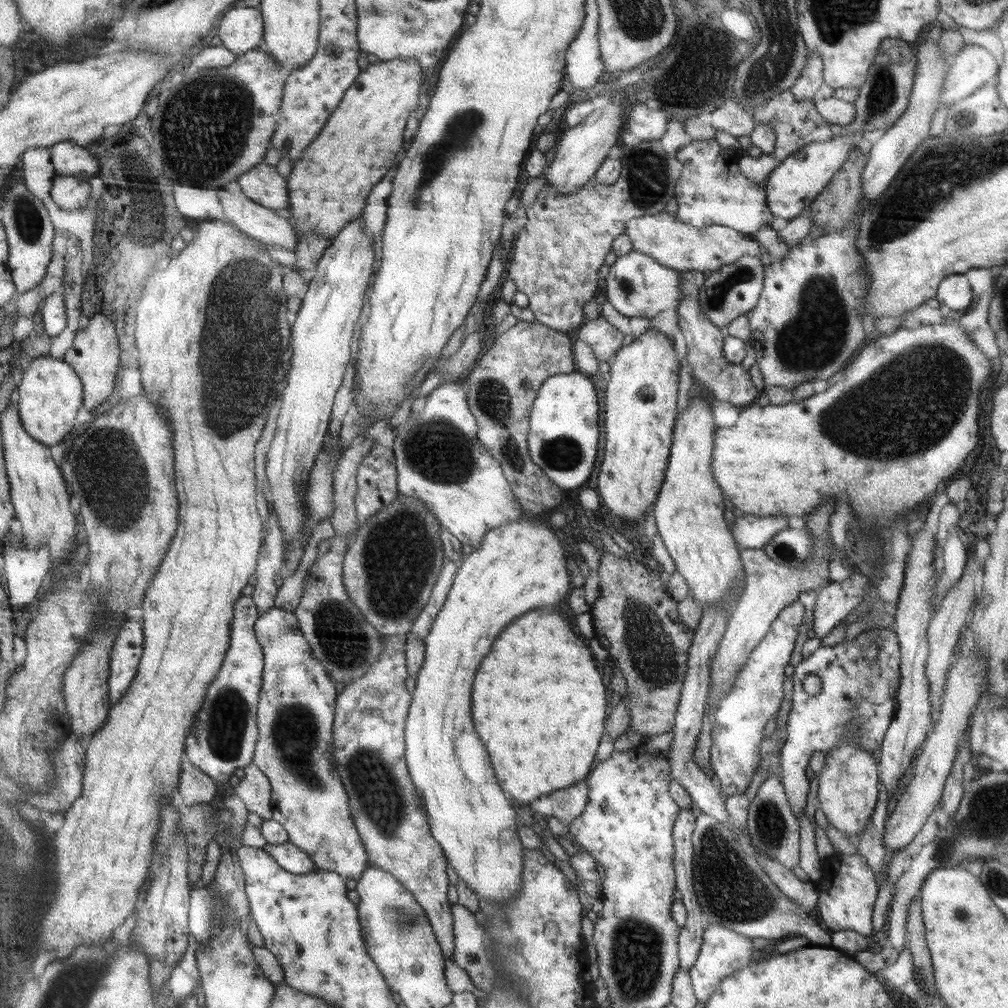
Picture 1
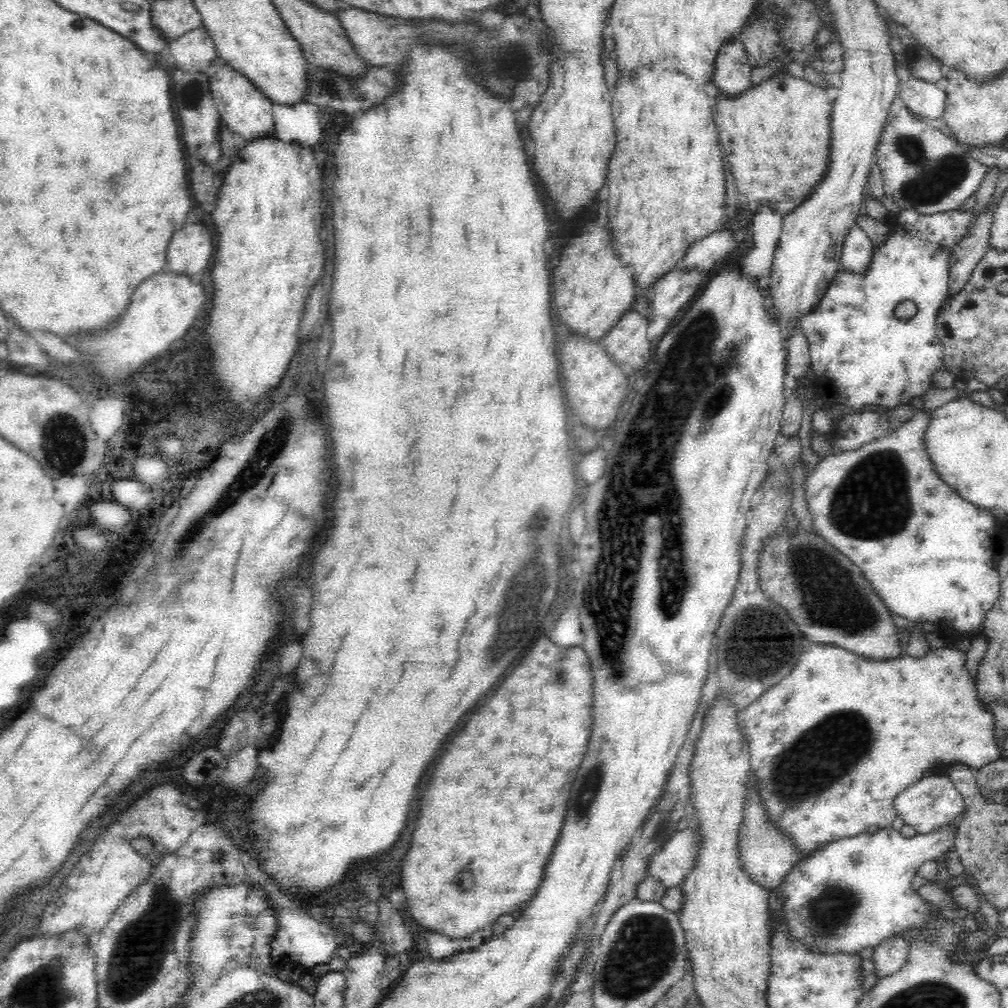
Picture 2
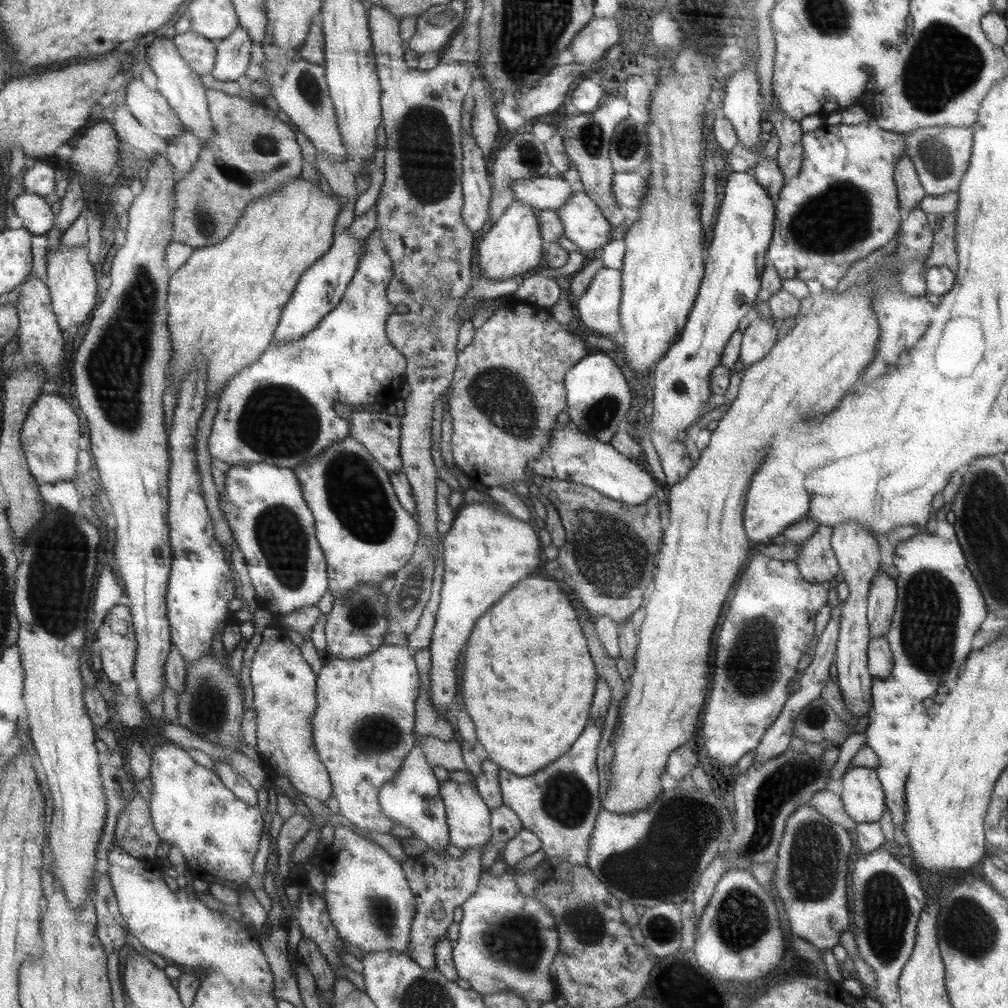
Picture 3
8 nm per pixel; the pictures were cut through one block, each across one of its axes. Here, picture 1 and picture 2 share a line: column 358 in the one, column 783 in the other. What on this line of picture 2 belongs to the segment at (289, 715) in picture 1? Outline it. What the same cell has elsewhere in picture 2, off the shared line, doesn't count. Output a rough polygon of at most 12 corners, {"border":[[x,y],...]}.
{"border":[[760,770],[742,784],[742,820],[734,838],[742,874],[776,890],[802,862],[804,850],[772,818]]}

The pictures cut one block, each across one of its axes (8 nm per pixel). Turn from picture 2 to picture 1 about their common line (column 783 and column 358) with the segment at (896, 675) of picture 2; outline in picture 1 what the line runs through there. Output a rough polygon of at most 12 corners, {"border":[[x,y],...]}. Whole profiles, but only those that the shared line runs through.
{"border":[[409,636],[337,700],[335,758],[371,868],[457,964],[449,860],[407,762]]}

